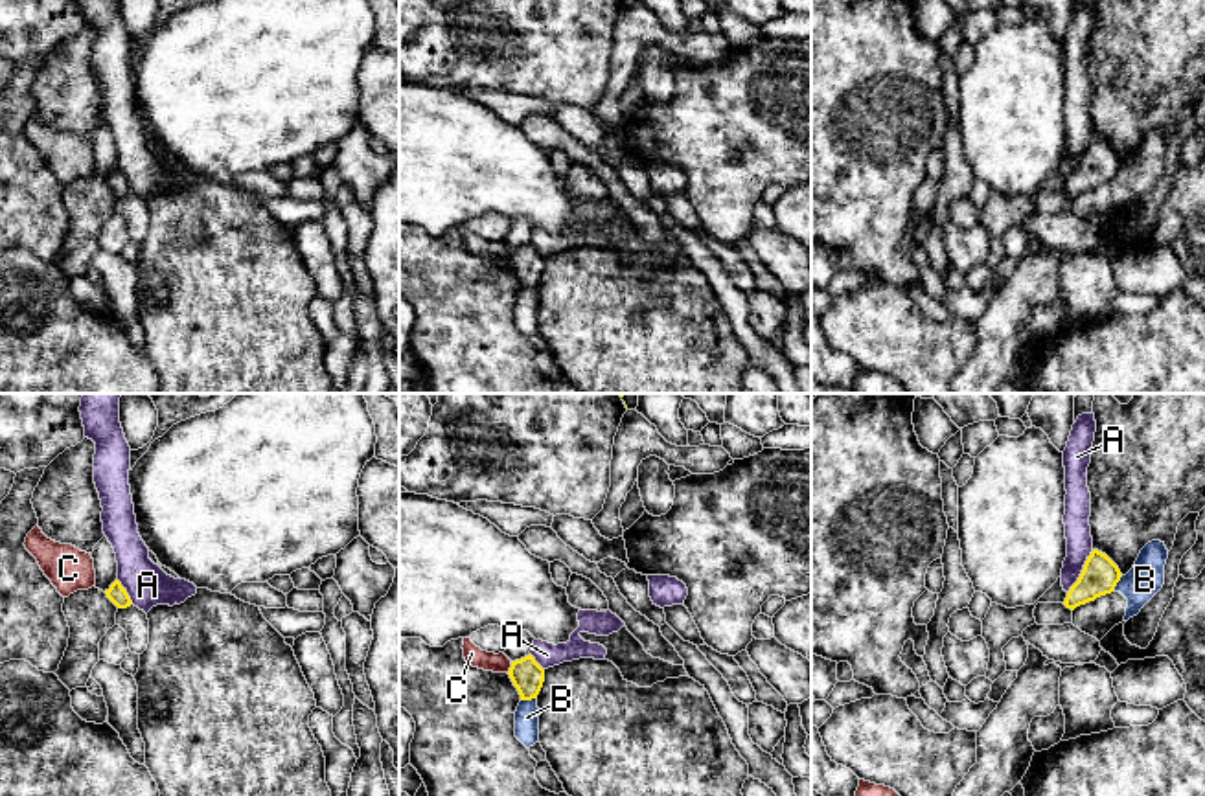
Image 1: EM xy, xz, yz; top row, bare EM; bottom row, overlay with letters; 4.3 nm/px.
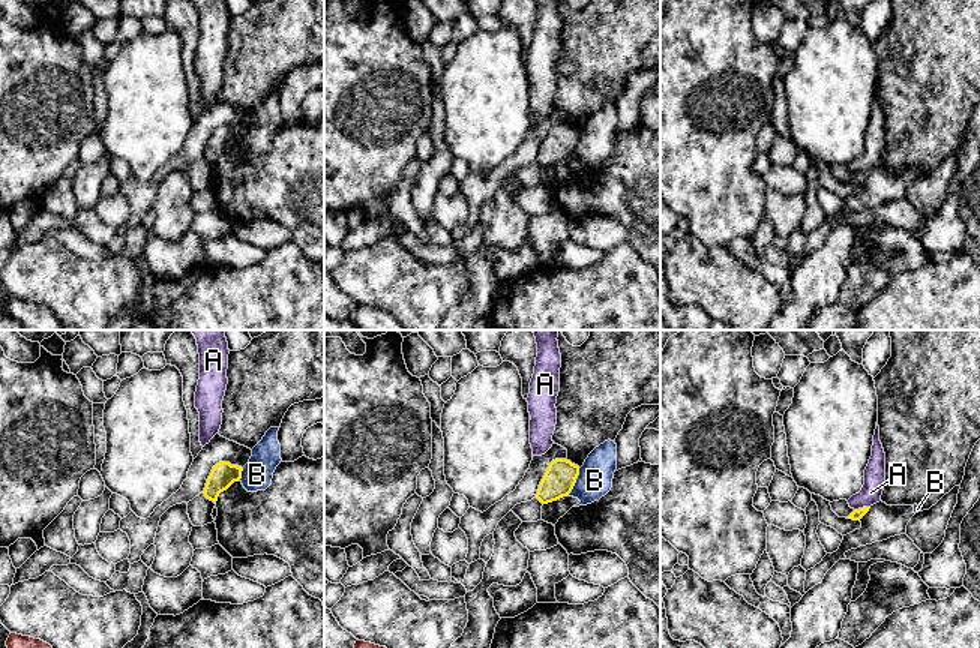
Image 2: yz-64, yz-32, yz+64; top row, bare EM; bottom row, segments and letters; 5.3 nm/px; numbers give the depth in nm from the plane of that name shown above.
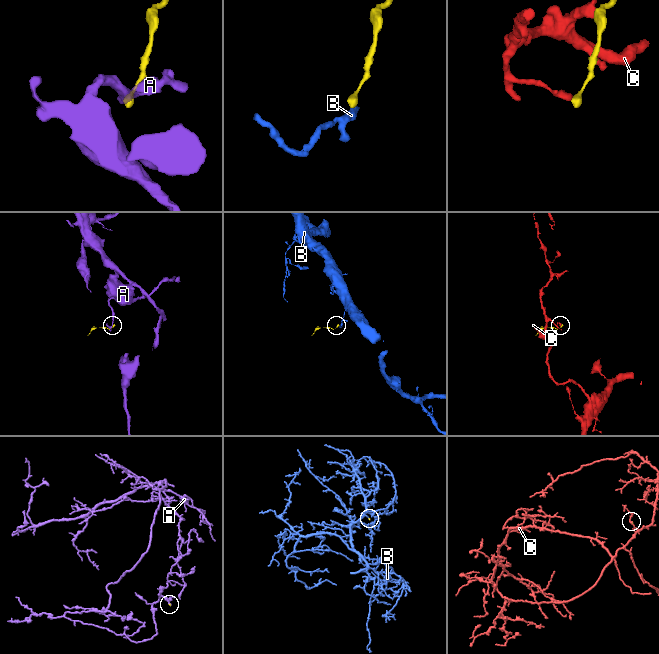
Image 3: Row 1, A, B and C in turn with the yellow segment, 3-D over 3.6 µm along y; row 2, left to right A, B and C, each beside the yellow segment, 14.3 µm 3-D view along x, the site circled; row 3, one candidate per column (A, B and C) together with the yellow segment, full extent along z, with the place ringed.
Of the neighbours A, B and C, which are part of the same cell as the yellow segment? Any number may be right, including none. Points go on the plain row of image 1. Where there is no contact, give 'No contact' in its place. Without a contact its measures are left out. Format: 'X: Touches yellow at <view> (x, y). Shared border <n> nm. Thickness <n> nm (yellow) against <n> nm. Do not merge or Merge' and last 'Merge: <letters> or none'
A: Touches yellow at yz (1082, 160). Shared border 220 nm. Thickness 160 nm (yellow) against 110 nm. Do not merge
B: Touches yellow at xz (528, 287). Shared border 70 nm. Thickness 140 nm (yellow) against 110 nm. Do not merge
C: Touches yellow at xz (510, 256). Shared border 50 nm. Thickness 140 nm (yellow) against 90 nm. Do not merge
Merge: none

